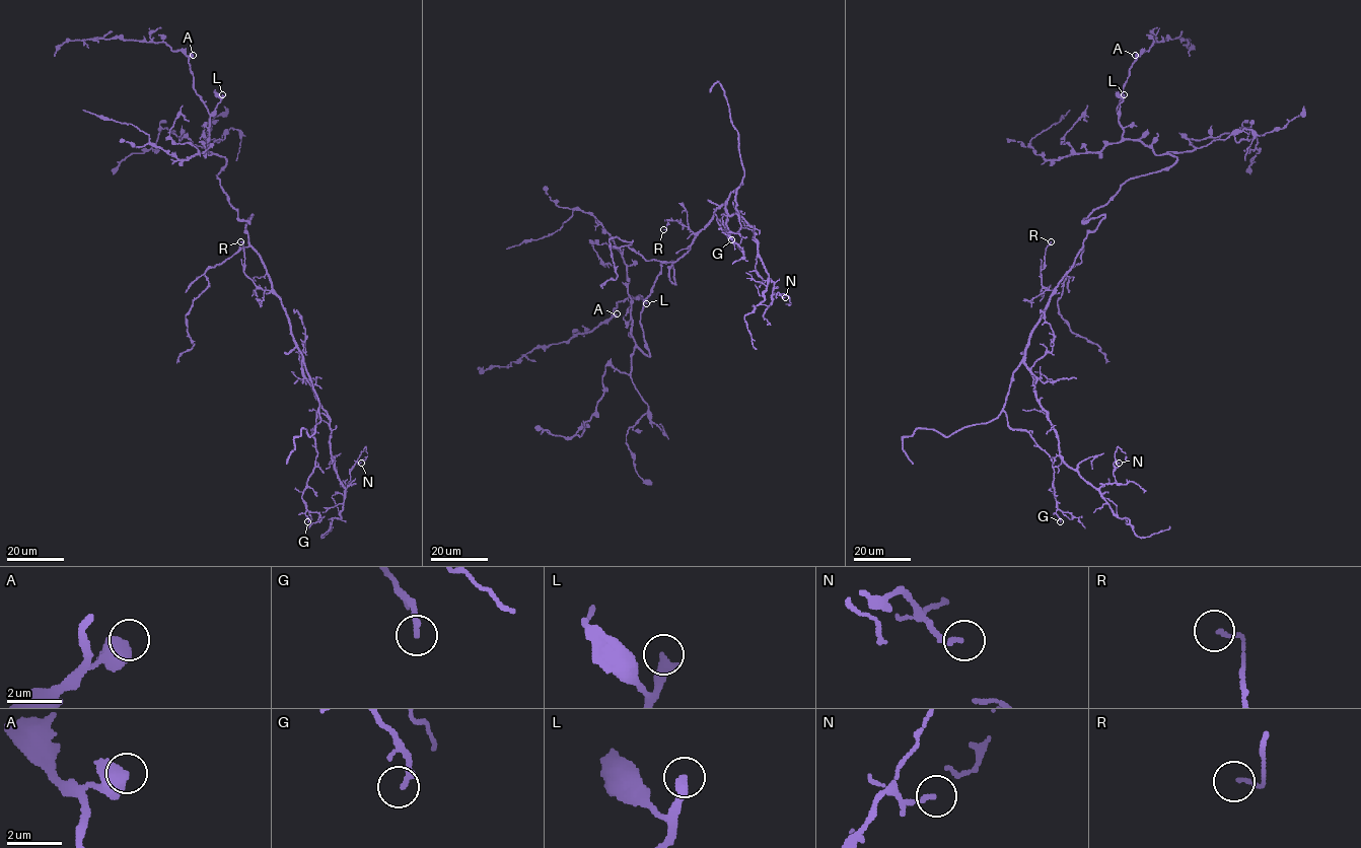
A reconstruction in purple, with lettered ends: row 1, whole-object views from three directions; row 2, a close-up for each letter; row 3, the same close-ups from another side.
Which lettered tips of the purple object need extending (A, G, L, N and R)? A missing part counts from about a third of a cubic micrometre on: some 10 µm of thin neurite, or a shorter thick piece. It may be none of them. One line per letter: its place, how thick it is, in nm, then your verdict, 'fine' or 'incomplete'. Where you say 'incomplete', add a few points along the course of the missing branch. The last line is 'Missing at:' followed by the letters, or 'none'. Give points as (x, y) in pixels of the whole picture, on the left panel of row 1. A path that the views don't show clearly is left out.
A: at (193, 55); 460 nm thick; fine
G: at (307, 521); 200 nm thick; fine
L: at (222, 94); 360 nm thick; incomplete
N: at (361, 463); 130 nm thick; fine
R: at (240, 241); 110 nm thick; fine
Missing at: L

